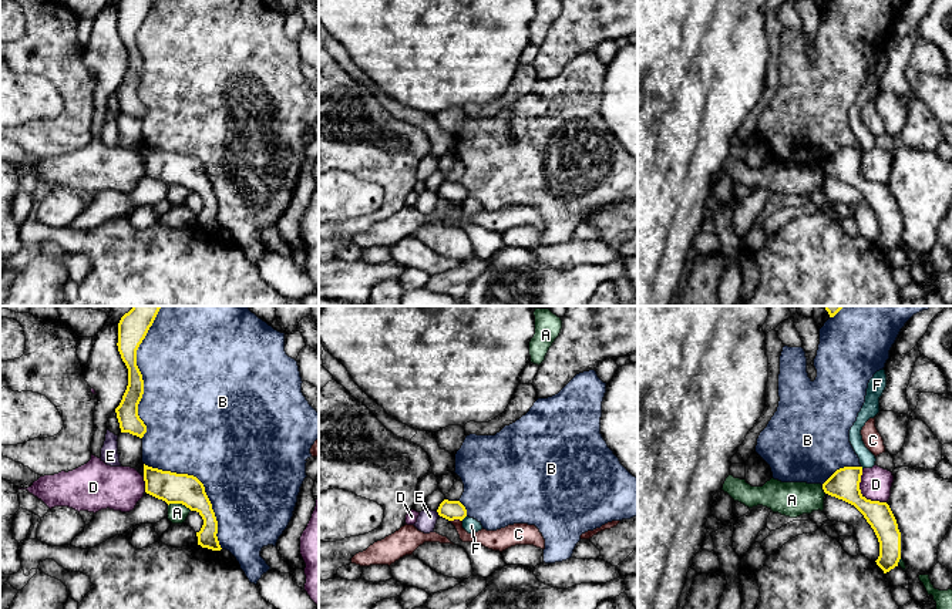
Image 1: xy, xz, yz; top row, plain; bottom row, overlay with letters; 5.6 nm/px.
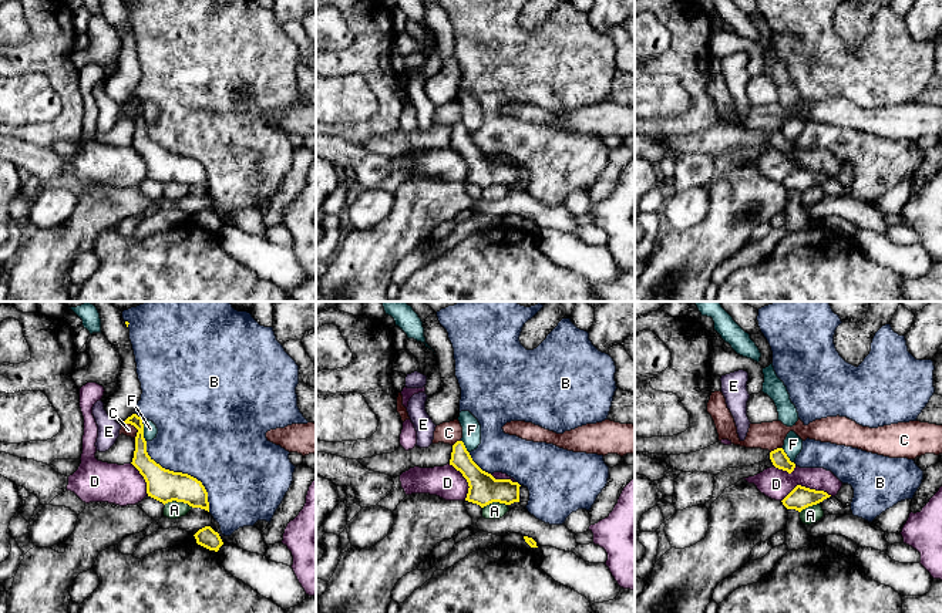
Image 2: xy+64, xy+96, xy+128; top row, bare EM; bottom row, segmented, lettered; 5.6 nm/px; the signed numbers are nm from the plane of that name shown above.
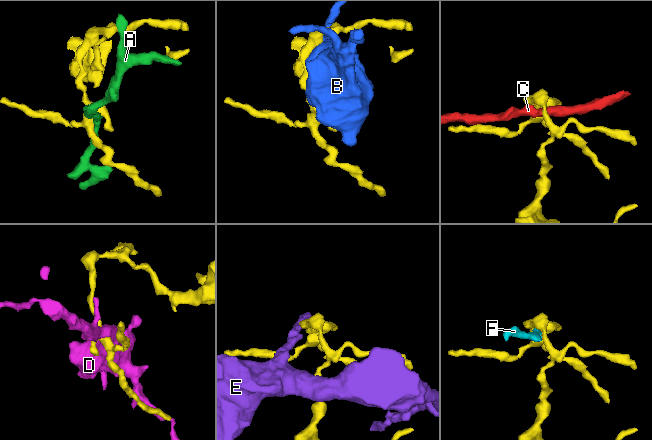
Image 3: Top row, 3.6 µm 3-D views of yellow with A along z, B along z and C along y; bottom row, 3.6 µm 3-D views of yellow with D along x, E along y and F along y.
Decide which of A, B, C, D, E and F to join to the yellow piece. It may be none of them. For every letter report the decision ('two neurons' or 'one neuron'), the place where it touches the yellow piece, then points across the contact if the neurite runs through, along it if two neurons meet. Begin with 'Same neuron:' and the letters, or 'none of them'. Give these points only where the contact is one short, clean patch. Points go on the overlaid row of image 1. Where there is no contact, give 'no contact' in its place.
Same neuron: none of them
A: two neurons | xy (180, 502)
B: two neurons | xy (140, 372)
C: two neurons | xz (456, 518) | along xz (461, 520), (450, 521)
D: two neurons | yz (861, 494)
E: two neurons | xz (439, 514) | along xz (436, 511), (440, 515)
F: two neurons | xz (463, 518) | along xz (466, 515), (461, 520)

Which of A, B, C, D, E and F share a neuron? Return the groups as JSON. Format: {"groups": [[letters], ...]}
{"groups": [["A"], ["B"], ["C"], ["D"], ["E"], ["F"]]}

